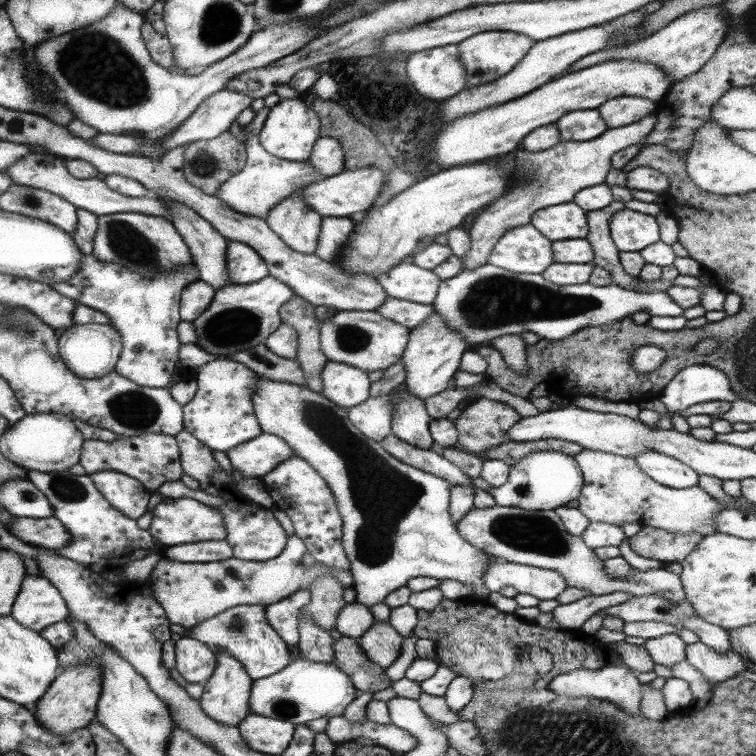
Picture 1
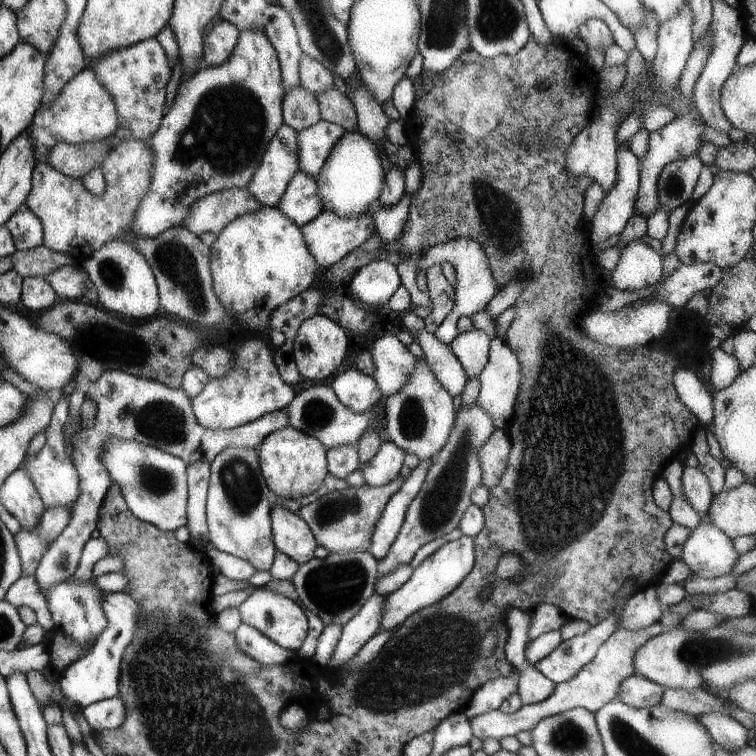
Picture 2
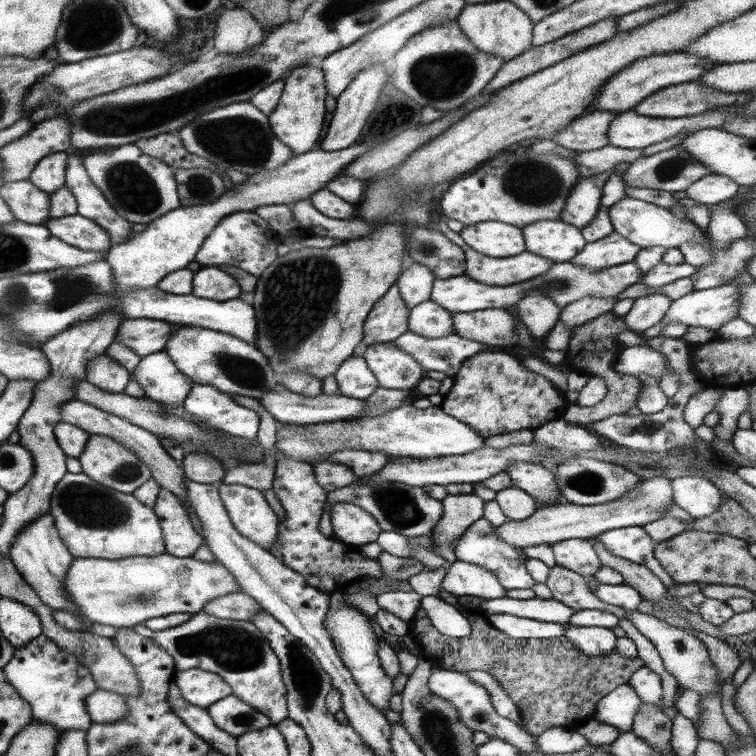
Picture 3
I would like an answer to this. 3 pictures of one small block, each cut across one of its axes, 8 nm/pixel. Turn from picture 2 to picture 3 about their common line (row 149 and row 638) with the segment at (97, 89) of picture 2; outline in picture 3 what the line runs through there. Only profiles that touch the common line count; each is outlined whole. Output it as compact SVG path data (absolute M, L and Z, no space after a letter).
M44 634L17 649L1 670L5 681L29 704L33 721L53 725L61 732L70 729L86 732L93 723L84 706L85 698L97 689L91 673L77 661L75 655L61 651Z

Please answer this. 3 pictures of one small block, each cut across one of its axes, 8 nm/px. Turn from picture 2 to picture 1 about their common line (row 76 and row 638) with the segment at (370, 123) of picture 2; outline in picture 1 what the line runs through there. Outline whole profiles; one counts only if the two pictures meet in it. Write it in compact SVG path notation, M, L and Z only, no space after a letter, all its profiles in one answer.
M357 602L346 603L339 611L335 621L335 630L343 636L357 640L374 623L368 607Z

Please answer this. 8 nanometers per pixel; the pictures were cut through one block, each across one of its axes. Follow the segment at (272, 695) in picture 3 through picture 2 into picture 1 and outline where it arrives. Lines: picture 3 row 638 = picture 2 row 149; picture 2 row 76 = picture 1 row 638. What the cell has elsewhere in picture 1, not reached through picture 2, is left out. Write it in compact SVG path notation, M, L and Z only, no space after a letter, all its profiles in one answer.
M245 604L226 608L207 620L188 628L187 637L197 640L218 654L224 652L235 659L251 681L266 678L289 664L290 652L285 641L267 624L264 606Z

